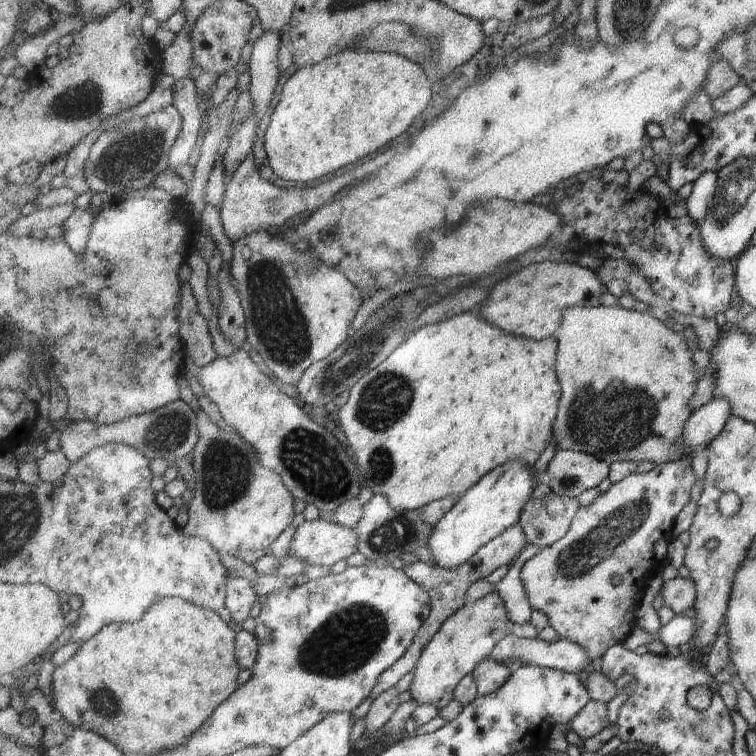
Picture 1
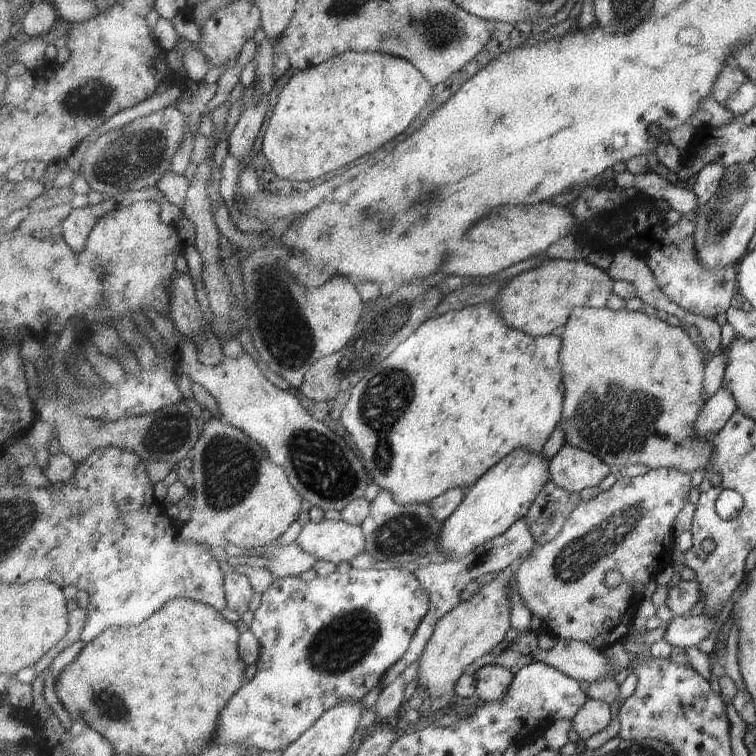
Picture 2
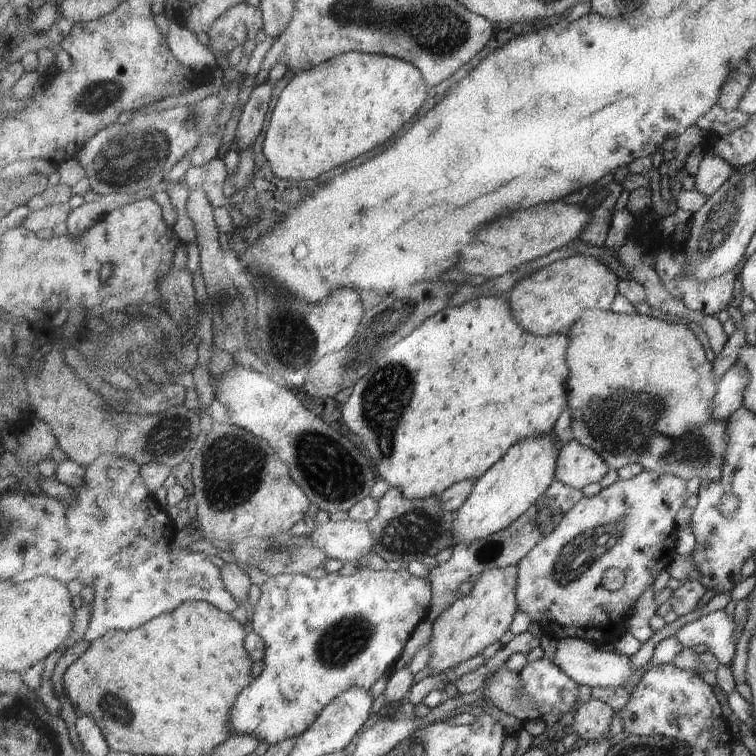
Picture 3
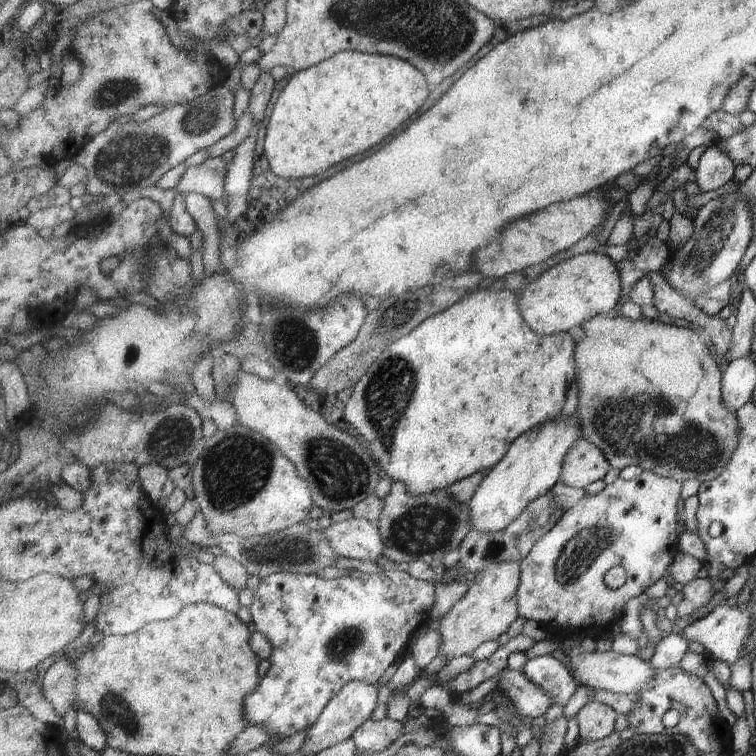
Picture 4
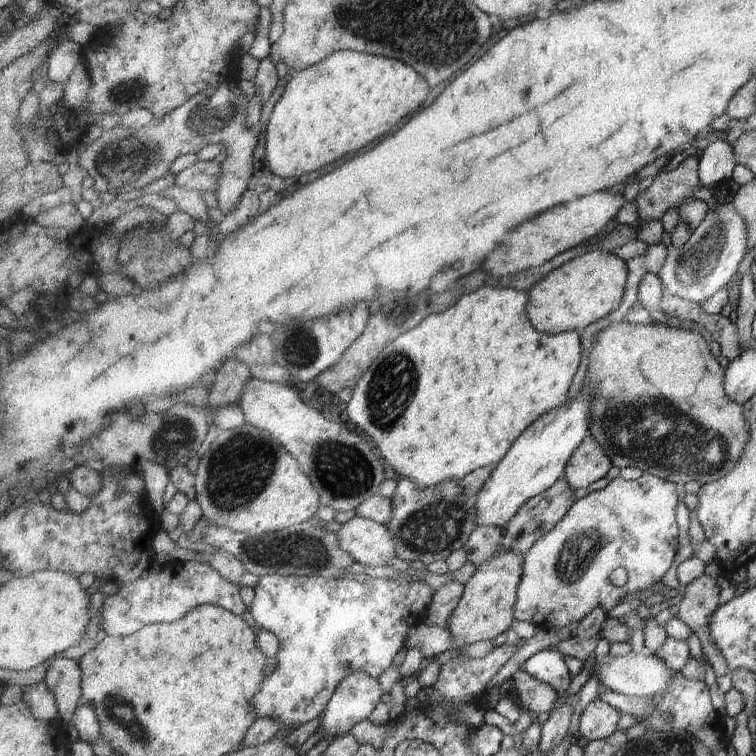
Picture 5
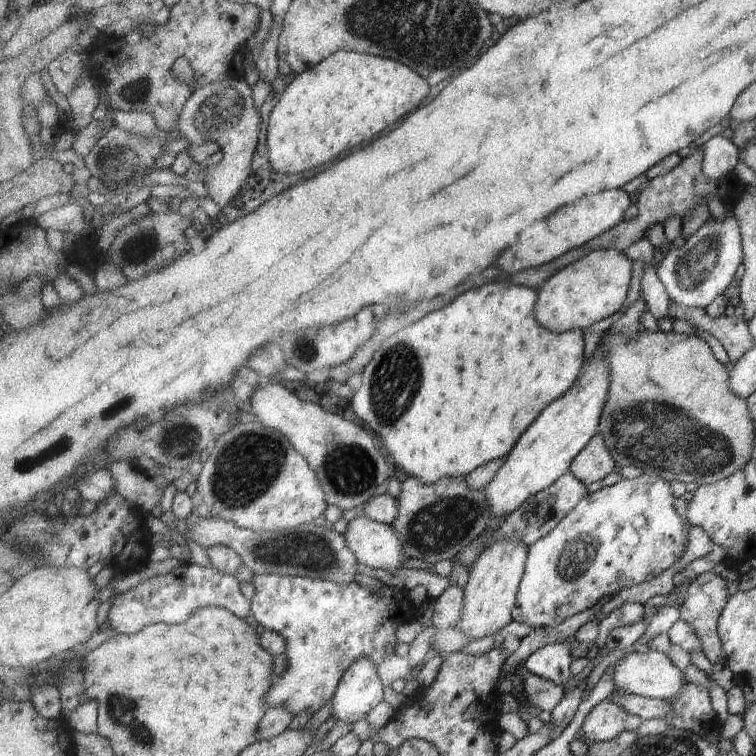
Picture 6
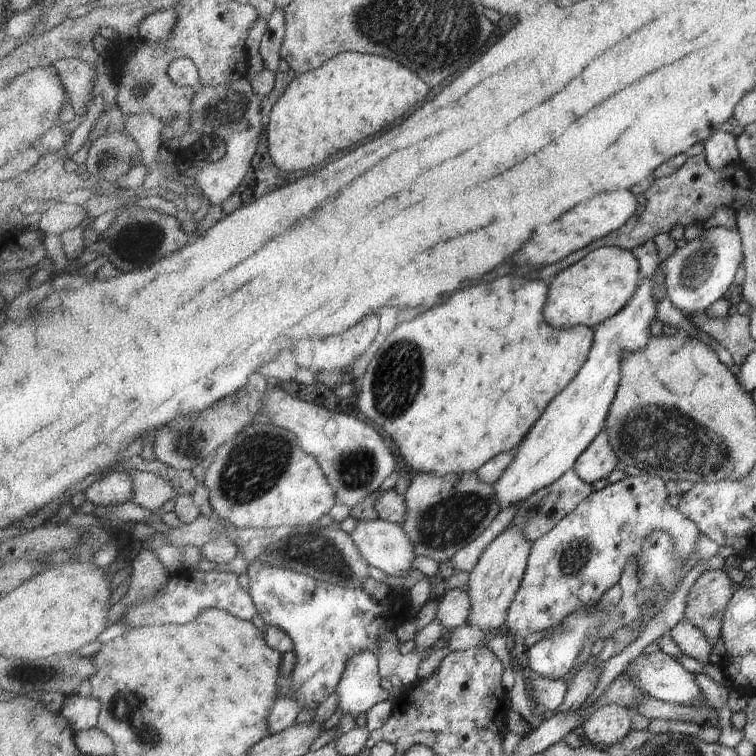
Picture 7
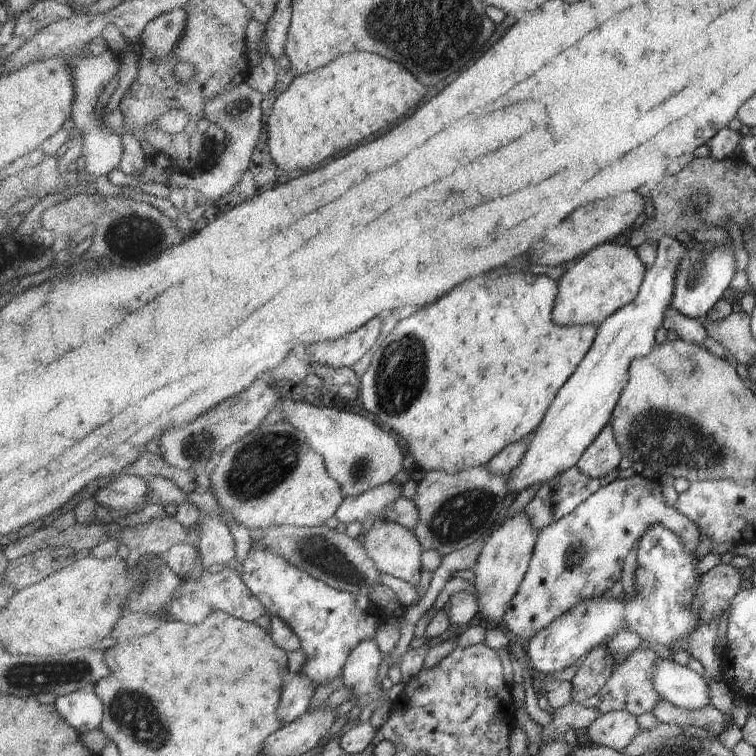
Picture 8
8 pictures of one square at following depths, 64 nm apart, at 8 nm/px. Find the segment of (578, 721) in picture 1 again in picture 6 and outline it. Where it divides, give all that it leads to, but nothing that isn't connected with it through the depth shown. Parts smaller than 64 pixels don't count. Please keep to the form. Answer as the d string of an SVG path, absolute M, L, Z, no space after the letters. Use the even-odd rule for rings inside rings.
M605 698L587 714L580 730L588 743L609 742L626 731L627 716L621 706Z

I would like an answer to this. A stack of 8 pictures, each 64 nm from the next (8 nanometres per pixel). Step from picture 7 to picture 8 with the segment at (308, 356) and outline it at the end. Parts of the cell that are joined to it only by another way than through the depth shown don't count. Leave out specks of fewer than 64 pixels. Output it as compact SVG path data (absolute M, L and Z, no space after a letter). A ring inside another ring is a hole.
M375 318L369 324L365 324L365 328L361 328L359 332L345 336L345 340L331 340L309 346L311 362L319 362L333 369L353 366L375 346L381 326L383 320Z

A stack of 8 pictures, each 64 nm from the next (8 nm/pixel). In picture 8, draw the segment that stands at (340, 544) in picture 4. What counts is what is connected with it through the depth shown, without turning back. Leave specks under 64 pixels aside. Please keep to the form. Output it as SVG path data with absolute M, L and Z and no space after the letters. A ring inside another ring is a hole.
M391 521L373 523L363 532L362 543L380 571L407 582L421 574L421 541L405 525Z

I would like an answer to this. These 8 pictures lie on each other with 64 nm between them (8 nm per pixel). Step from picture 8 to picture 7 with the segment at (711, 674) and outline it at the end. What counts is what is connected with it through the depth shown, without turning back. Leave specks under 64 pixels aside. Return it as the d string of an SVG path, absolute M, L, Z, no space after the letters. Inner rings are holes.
M681 619L668 633L682 654L697 662L709 664L710 648L705 636L701 634L701 630L693 628L687 620Z

